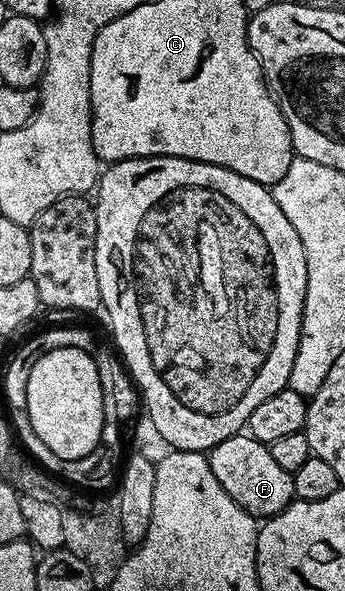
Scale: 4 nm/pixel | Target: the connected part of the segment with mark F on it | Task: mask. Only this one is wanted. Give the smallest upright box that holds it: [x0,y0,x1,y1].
[207,432,296,520]

